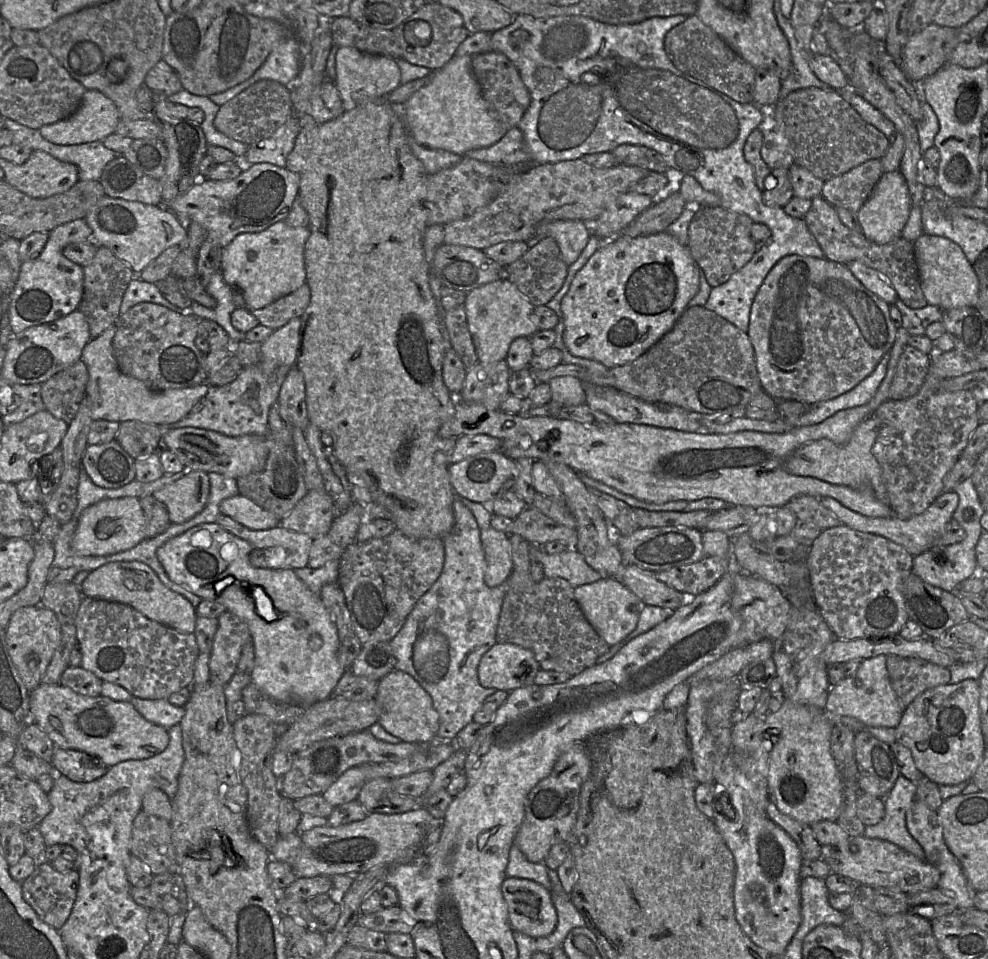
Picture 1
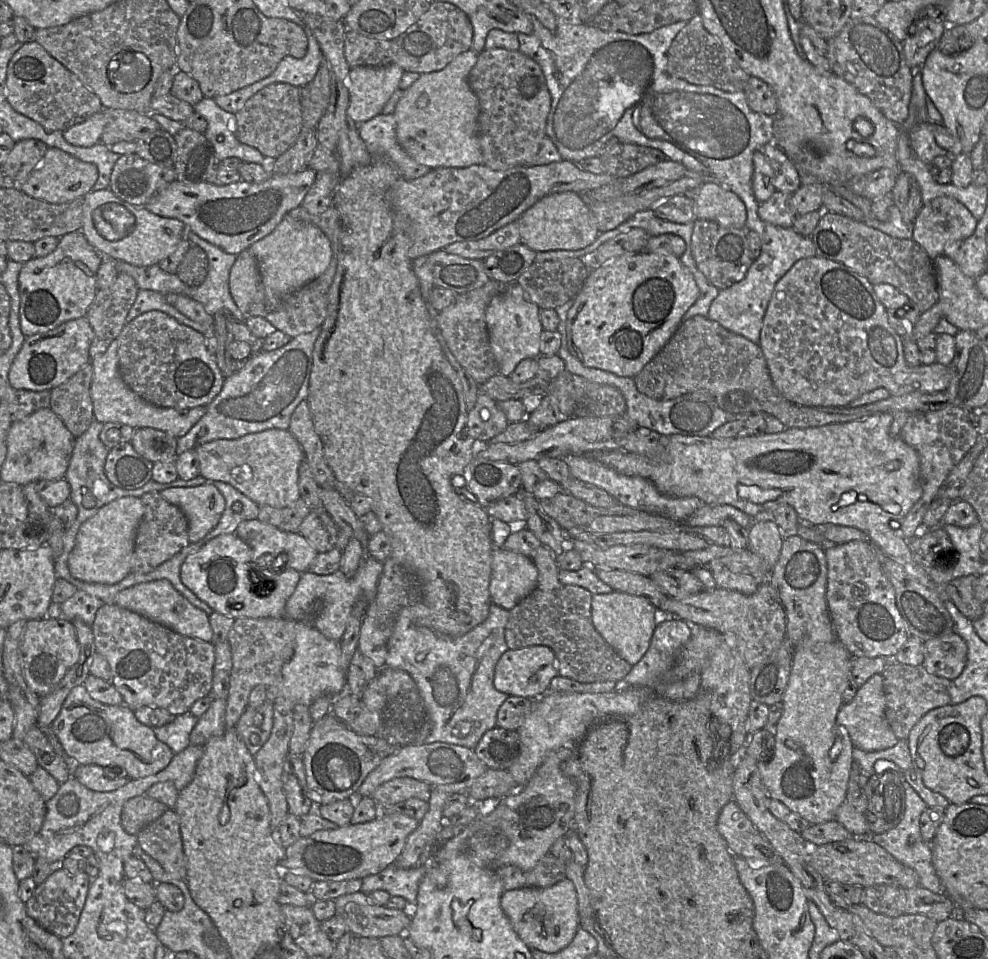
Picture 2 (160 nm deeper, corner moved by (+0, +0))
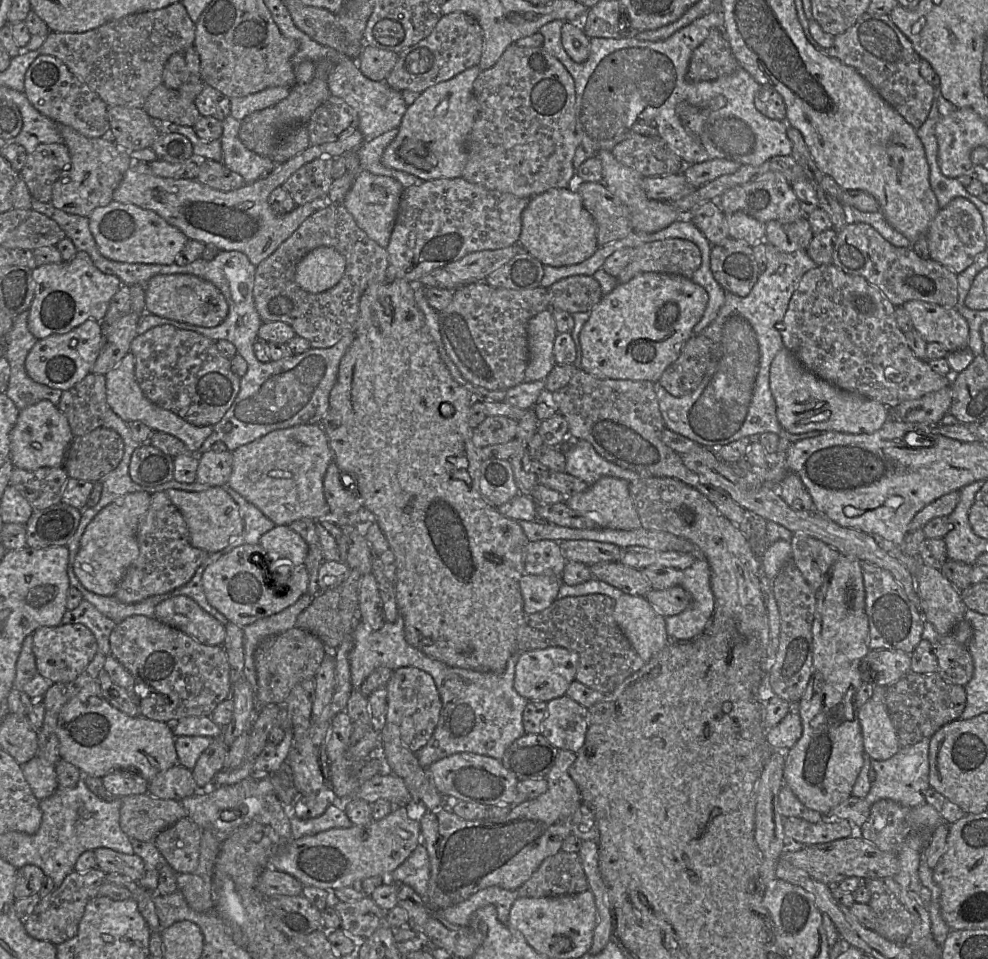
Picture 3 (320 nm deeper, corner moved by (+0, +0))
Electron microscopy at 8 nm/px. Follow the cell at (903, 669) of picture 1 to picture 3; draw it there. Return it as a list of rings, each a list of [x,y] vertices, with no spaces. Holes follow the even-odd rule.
[[[911,671],[886,687],[885,702],[901,747],[908,747],[930,739],[944,725],[960,719],[966,706],[966,691],[963,686],[949,683],[937,673],[923,674]]]

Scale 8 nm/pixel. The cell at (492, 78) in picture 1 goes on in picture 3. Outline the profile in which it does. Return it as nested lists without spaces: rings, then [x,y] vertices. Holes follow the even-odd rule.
[[[510,45],[489,69],[480,71],[473,85],[479,114],[467,142],[467,162],[462,178],[487,189],[532,198],[551,188],[573,188],[573,158],[580,146],[575,122],[575,83],[564,65],[540,47]]]

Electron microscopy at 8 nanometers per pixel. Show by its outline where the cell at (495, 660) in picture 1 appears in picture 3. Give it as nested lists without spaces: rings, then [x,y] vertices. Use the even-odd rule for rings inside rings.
[[[563,647],[520,652],[515,665],[514,688],[528,701],[548,702],[564,696],[571,682],[575,680],[578,663],[578,654]]]

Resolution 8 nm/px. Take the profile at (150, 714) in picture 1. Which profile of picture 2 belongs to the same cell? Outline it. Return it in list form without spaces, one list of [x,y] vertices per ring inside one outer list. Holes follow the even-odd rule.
[[[189,712],[176,715],[170,723],[153,728],[156,737],[167,744],[174,754],[183,751],[190,745],[190,734],[197,717]]]

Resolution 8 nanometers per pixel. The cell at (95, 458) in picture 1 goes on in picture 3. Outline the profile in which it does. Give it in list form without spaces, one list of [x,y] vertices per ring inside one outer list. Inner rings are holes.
[[[142,443],[132,453],[129,475],[140,486],[158,486],[173,480],[173,457],[149,443]]]

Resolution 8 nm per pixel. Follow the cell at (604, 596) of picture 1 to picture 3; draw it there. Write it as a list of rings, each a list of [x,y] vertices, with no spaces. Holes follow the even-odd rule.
[[[619,596],[615,600],[613,617],[644,662],[669,642],[665,618],[644,596]]]

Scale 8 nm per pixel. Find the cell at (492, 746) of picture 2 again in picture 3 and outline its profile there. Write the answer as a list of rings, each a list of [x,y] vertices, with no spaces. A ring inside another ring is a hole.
[[[526,733],[506,748],[500,761],[519,781],[543,779],[553,767],[558,751],[543,735]]]

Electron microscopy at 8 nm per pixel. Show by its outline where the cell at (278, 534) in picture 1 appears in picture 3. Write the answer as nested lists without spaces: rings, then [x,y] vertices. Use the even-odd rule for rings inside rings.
[[[275,525],[260,537],[258,545],[280,560],[286,560],[291,568],[303,565],[307,555],[306,542],[289,526]]]

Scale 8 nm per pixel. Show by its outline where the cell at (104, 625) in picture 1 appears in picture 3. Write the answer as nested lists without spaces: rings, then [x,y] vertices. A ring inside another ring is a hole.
[[[143,615],[129,616],[123,621],[116,623],[110,634],[109,641],[111,656],[113,656],[120,664],[122,664],[134,679],[135,693],[139,697],[139,703],[137,705],[138,710],[144,717],[165,723],[185,717],[209,717],[219,703],[226,700],[228,697],[231,697],[230,665],[222,646],[198,643],[180,630],[164,624],[154,617],[147,617]]]

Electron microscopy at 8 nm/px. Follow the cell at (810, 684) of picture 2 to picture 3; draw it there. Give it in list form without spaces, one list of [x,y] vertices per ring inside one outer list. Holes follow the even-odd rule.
[[[841,555],[839,559],[829,569],[820,590],[816,593],[816,608],[812,624],[812,637],[813,637],[813,664],[811,670],[811,677],[801,699],[798,701],[796,705],[792,705],[792,707],[796,707],[799,713],[803,731],[797,743],[785,753],[786,757],[785,757],[783,778],[784,778],[784,785],[788,786],[791,789],[791,791],[795,794],[795,796],[800,800],[800,802],[803,805],[805,805],[807,808],[811,810],[819,812],[824,816],[827,816],[834,807],[841,804],[851,796],[853,786],[864,764],[863,737],[861,732],[861,726],[858,720],[857,707],[854,703],[854,698],[856,692],[864,683],[861,678],[859,668],[864,657],[870,652],[870,649],[868,646],[869,621],[867,614],[865,612],[865,588],[863,583],[861,562],[859,560],[852,557]]]

